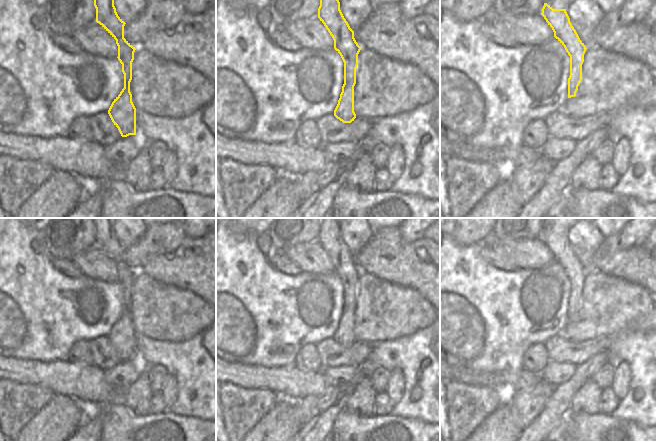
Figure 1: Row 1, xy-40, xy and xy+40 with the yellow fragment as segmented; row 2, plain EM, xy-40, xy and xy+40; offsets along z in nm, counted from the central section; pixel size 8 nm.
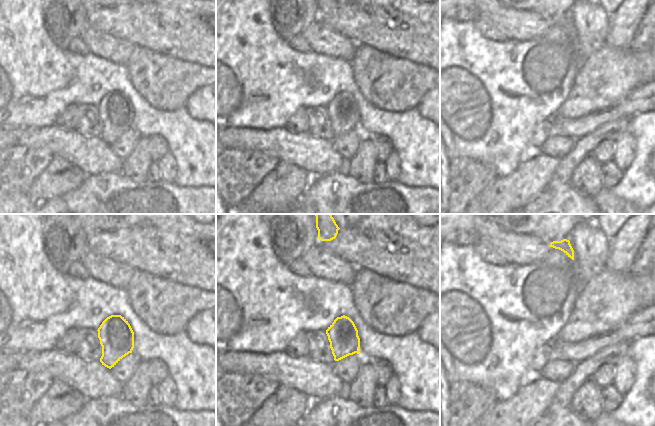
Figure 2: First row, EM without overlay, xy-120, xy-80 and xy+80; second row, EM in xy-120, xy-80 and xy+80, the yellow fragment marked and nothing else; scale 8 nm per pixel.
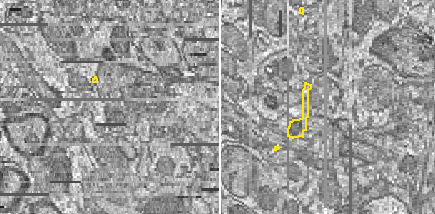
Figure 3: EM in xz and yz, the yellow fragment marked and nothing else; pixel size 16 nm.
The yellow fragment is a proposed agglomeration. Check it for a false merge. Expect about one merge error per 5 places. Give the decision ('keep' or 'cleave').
keep

